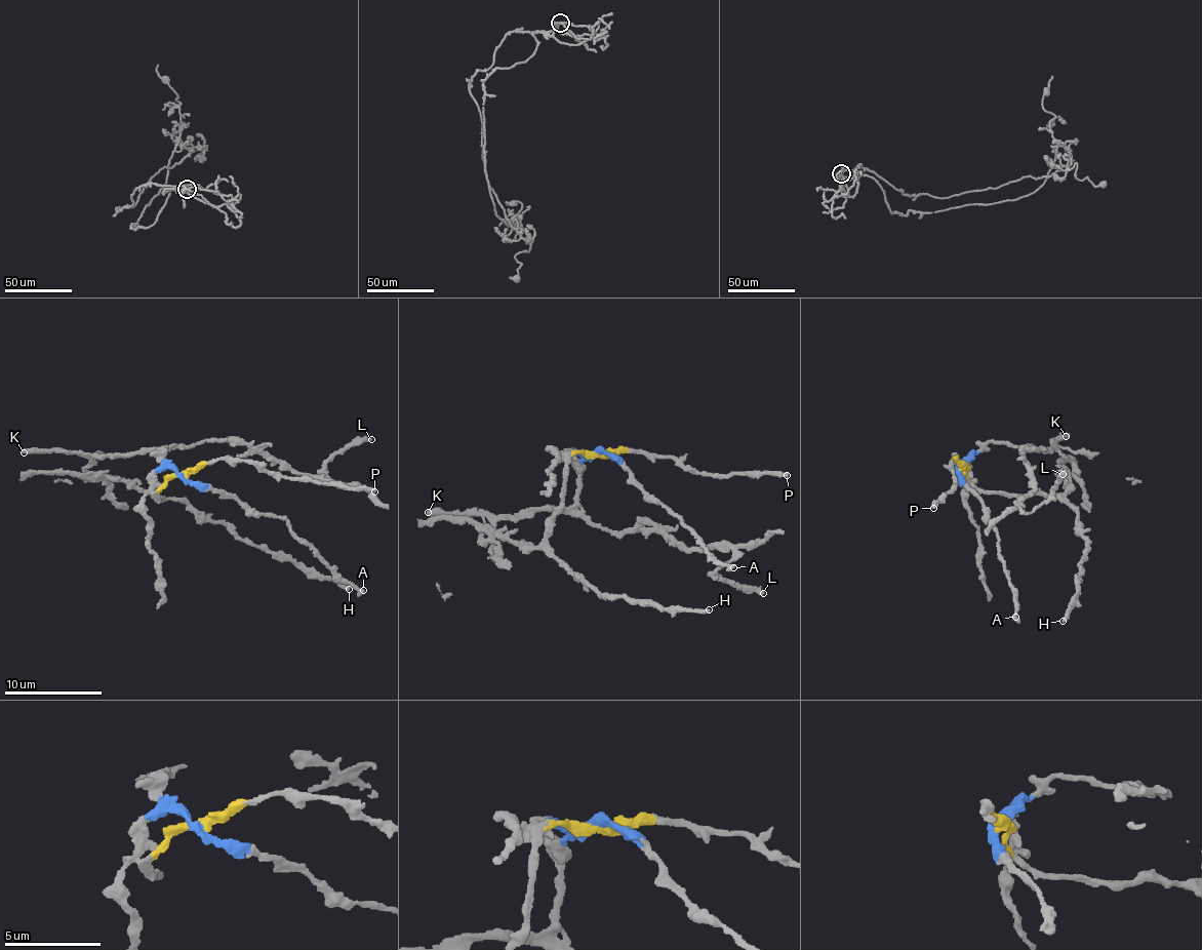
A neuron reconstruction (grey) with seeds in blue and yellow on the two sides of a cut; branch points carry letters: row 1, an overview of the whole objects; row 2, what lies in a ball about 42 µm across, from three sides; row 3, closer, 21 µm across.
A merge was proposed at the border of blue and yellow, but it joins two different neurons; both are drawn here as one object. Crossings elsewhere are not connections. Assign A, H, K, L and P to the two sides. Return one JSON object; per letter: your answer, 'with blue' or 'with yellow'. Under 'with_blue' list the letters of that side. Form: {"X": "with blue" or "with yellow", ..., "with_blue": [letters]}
{"A": "with blue", "H": "with yellow", "K": "with blue", "L": "with blue", "P": "with yellow", "with_blue": ["A", "K", "L"]}

